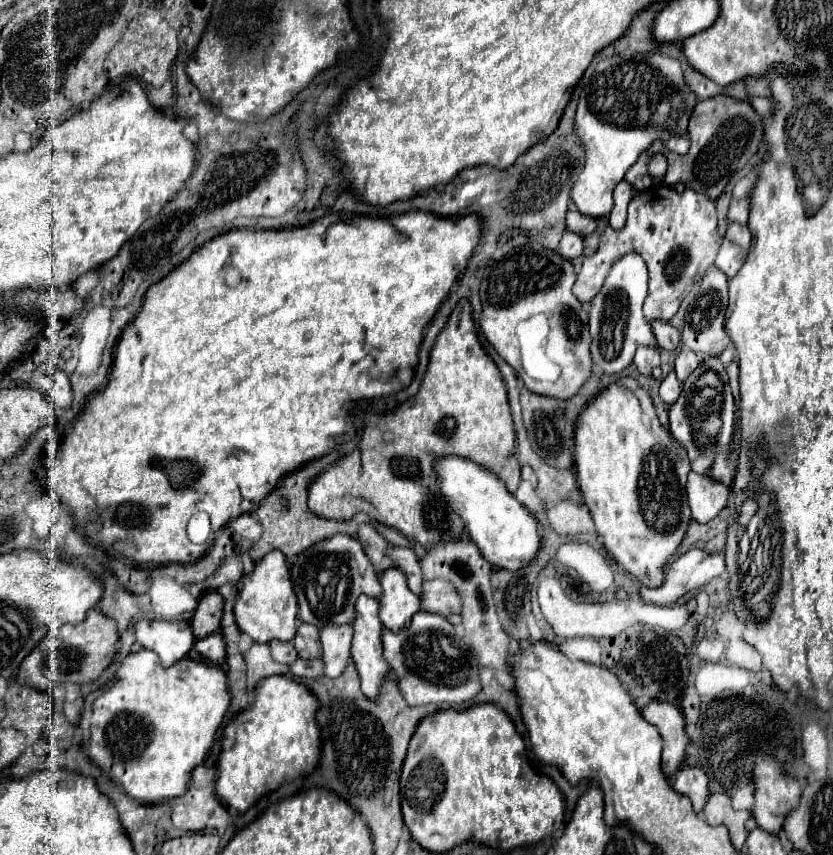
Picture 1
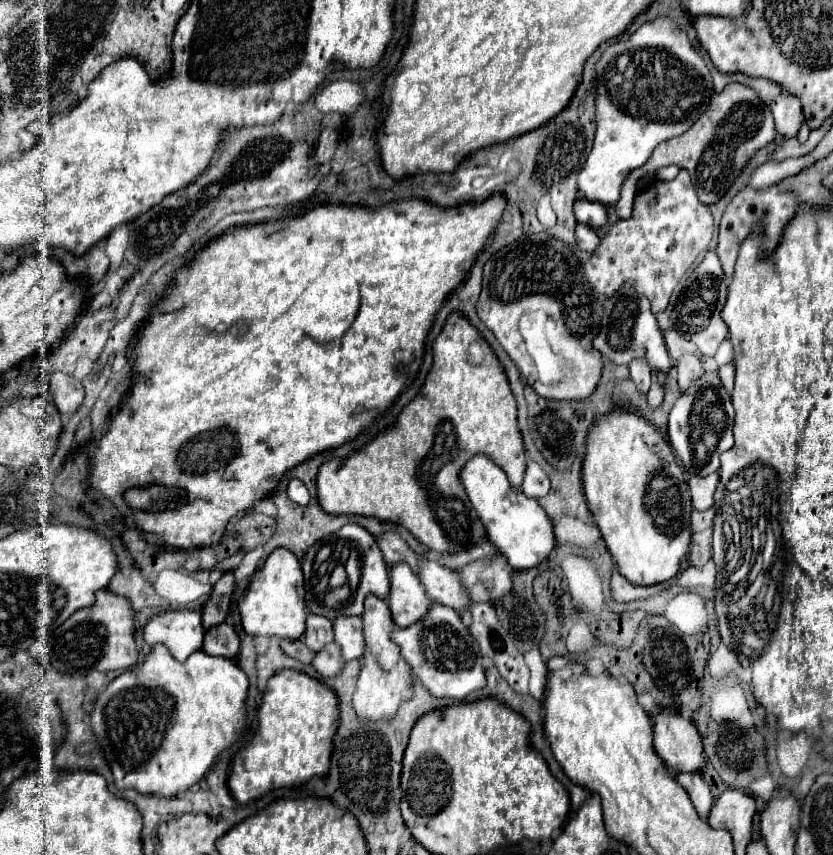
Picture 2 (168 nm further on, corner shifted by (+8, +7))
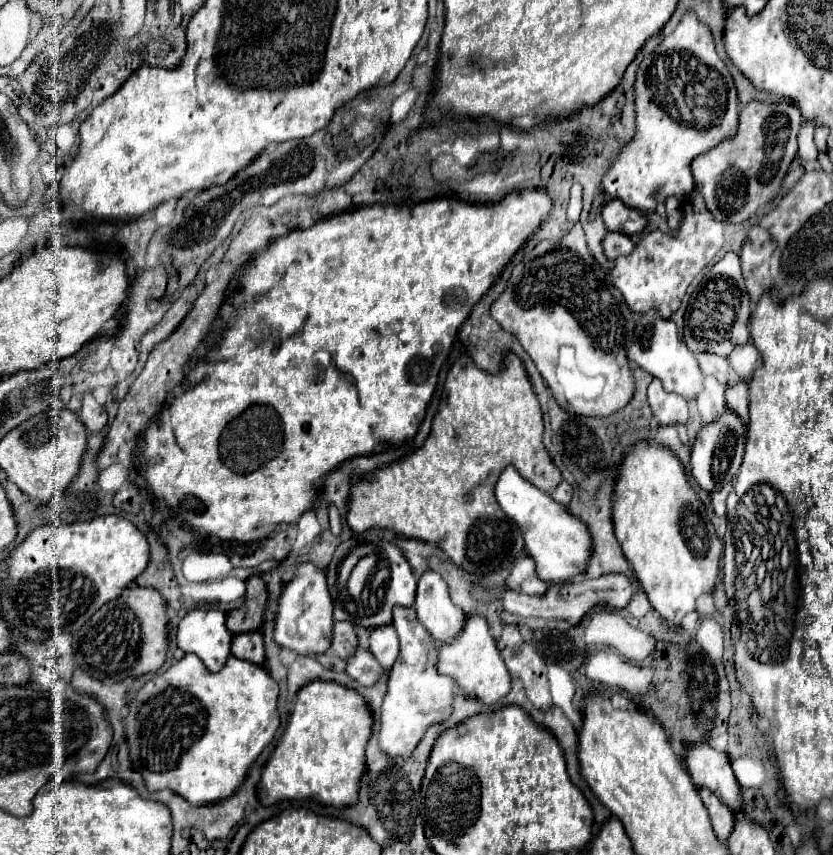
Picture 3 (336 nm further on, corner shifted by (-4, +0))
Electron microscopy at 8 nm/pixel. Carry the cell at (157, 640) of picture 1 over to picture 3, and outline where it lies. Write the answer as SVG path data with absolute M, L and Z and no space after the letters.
M220 609L188 611L178 625L176 641L184 653L198 655L210 671L220 671L232 655L232 633L226 629L226 613Z

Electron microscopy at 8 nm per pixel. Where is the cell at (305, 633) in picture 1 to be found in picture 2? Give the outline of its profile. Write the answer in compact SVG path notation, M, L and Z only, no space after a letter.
M308 614L308 618L306 618L306 632L302 634L300 640L312 652L322 650L326 644L332 642L332 622L326 620L324 616Z

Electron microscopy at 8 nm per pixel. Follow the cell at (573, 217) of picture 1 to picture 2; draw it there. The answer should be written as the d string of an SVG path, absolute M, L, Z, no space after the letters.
M584 198L576 200L574 216L576 216L576 222L586 224L590 228L606 224L606 208L600 204L594 204L594 202L584 202Z

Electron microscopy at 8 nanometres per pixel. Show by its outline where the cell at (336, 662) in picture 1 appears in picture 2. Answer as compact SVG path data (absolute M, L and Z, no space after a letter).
M340 616L332 622L332 628L334 628L334 642L340 646L344 662L360 658L360 654L364 652L360 616Z

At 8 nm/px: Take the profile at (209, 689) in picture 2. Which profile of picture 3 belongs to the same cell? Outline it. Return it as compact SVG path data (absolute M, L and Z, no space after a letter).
M186 655L162 675L150 679L136 693L124 713L124 727L134 769L144 775L146 787L150 791L172 789L174 793L180 793L190 805L206 805L228 799L244 783L248 769L258 759L262 749L272 743L276 729L280 727L278 693L278 683L262 665L230 657L222 671L212 673L204 669L204 663L198 657Z

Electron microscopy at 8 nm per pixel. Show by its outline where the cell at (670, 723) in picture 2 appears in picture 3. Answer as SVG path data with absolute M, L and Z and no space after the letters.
M692 745L688 747L686 765L698 789L714 791L714 795L732 811L742 807L742 791L726 753L720 753L710 745Z

